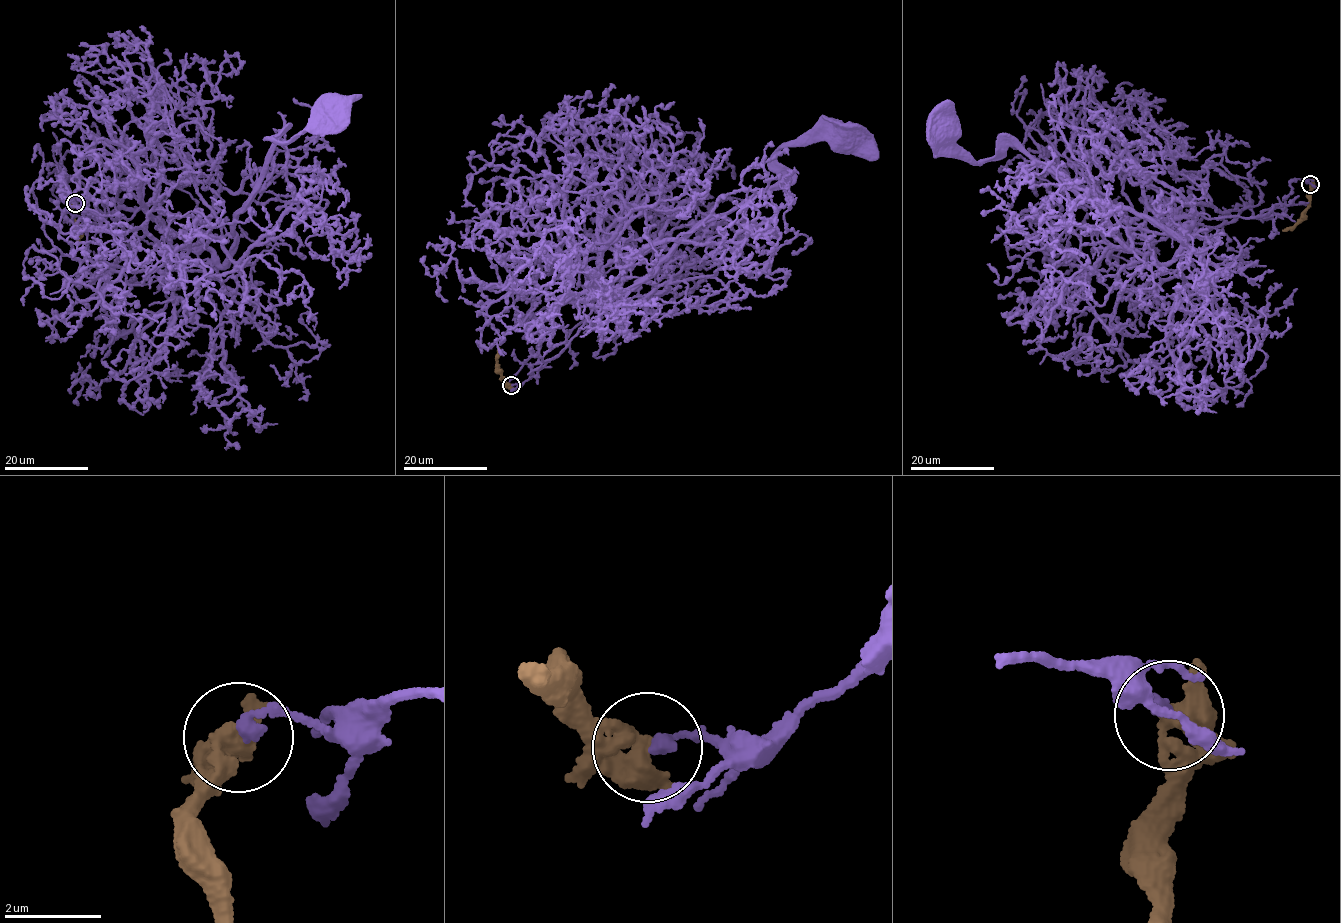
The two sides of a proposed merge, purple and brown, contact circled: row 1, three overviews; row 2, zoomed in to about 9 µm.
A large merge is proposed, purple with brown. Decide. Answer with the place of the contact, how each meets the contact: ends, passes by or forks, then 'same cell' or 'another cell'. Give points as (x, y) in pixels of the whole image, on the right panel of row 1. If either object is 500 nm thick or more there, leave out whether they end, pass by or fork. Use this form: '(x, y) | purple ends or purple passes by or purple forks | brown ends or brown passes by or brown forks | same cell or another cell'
(1310, 184) | purple ends | brown passes by | another cell

